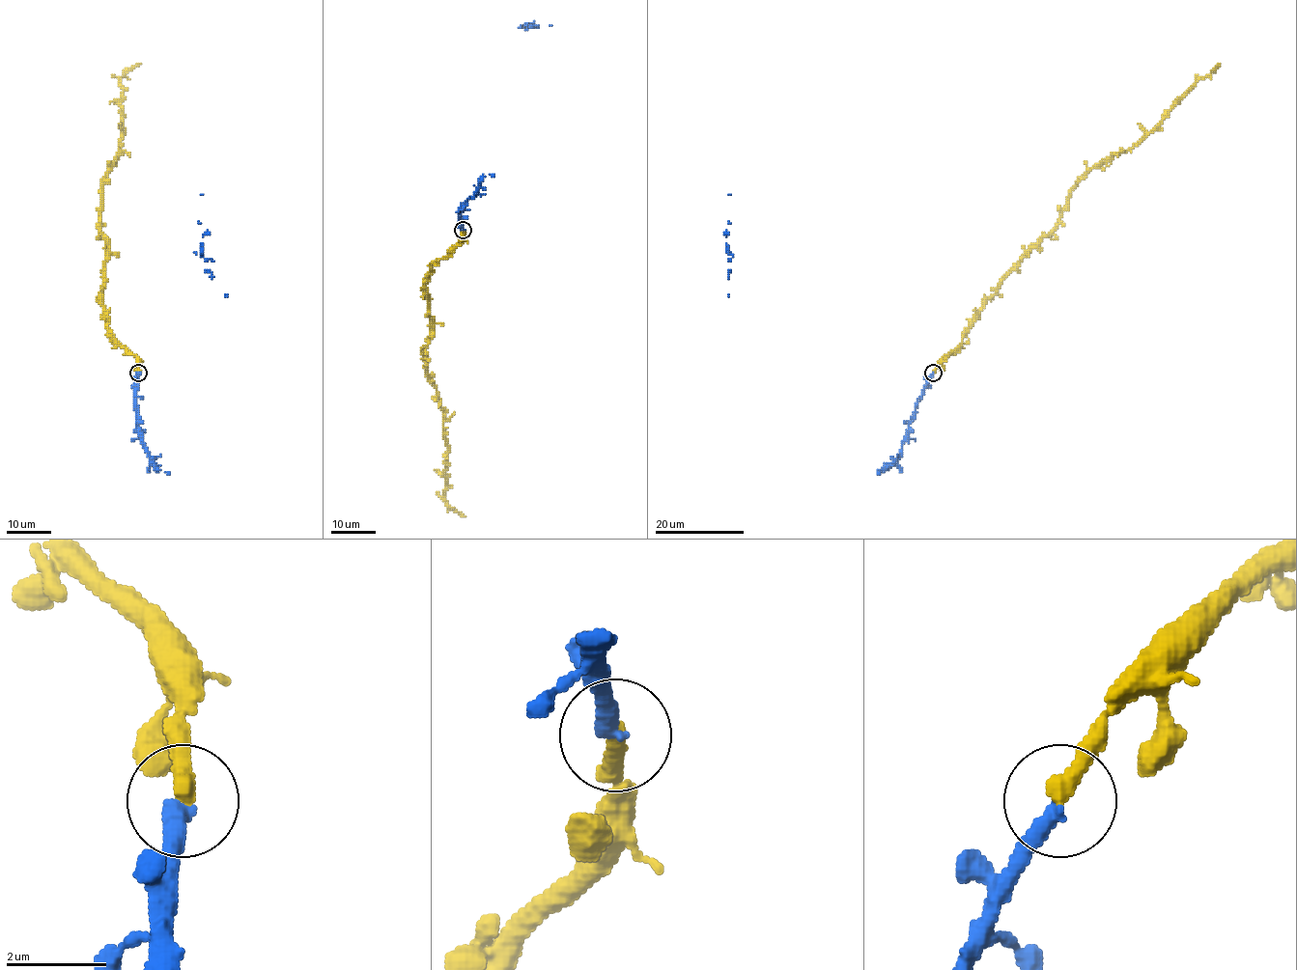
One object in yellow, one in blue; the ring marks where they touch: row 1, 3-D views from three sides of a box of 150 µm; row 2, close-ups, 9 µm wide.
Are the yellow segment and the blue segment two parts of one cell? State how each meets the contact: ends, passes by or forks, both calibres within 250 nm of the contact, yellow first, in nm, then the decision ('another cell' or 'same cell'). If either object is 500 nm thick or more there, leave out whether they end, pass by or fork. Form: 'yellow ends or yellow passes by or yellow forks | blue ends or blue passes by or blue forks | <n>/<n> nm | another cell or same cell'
yellow ends | blue ends | 400/400 nm | same cell

